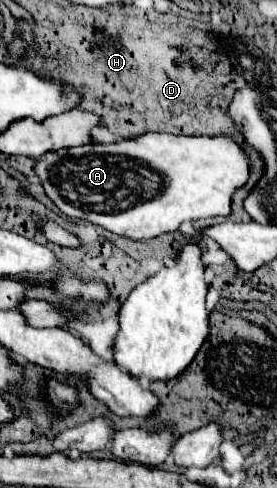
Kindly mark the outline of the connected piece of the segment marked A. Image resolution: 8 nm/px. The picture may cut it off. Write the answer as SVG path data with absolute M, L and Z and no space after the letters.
M148 132L134 140L118 144L88 144L80 148L64 148L48 152L36 164L46 194L70 218L90 220L114 234L134 240L150 240L166 232L174 232L182 222L230 216L232 198L250 176L250 156L228 136L174 136Z

